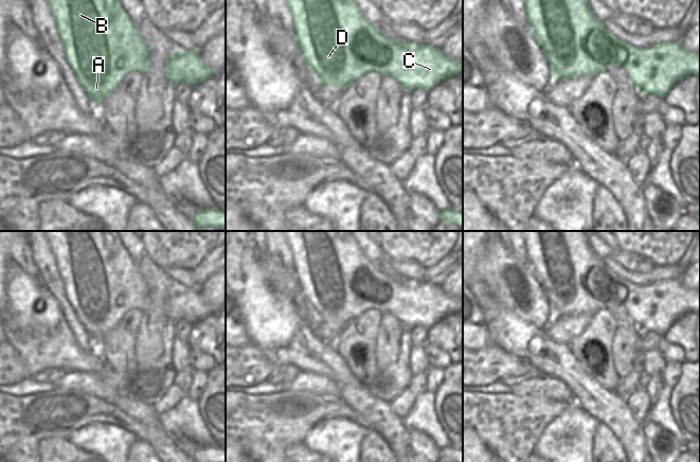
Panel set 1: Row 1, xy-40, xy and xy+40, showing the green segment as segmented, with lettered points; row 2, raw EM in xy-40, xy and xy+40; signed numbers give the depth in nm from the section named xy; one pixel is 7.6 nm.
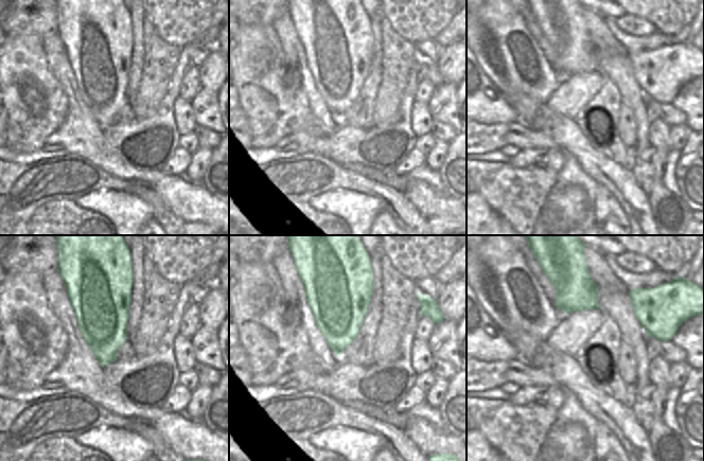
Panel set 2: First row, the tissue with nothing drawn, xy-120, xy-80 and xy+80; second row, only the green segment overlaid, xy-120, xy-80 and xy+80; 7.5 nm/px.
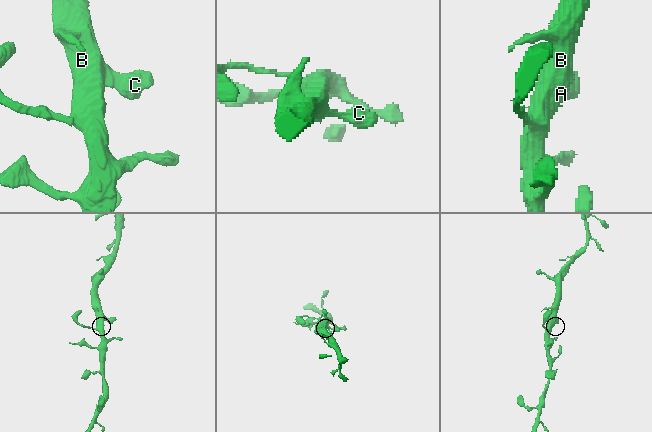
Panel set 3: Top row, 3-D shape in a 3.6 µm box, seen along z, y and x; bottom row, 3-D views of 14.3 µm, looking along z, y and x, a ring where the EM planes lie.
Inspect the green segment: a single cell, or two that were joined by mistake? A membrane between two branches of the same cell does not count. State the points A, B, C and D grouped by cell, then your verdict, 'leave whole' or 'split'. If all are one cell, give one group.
A B C D; leave whole

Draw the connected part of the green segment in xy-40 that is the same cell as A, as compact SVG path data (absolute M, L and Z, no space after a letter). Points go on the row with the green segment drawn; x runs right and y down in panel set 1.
M47 0L52 12L60 41L65 48L67 63L71 67L79 86L97 106L111 93L131 71L142 74L149 69L149 52L120 0Z

